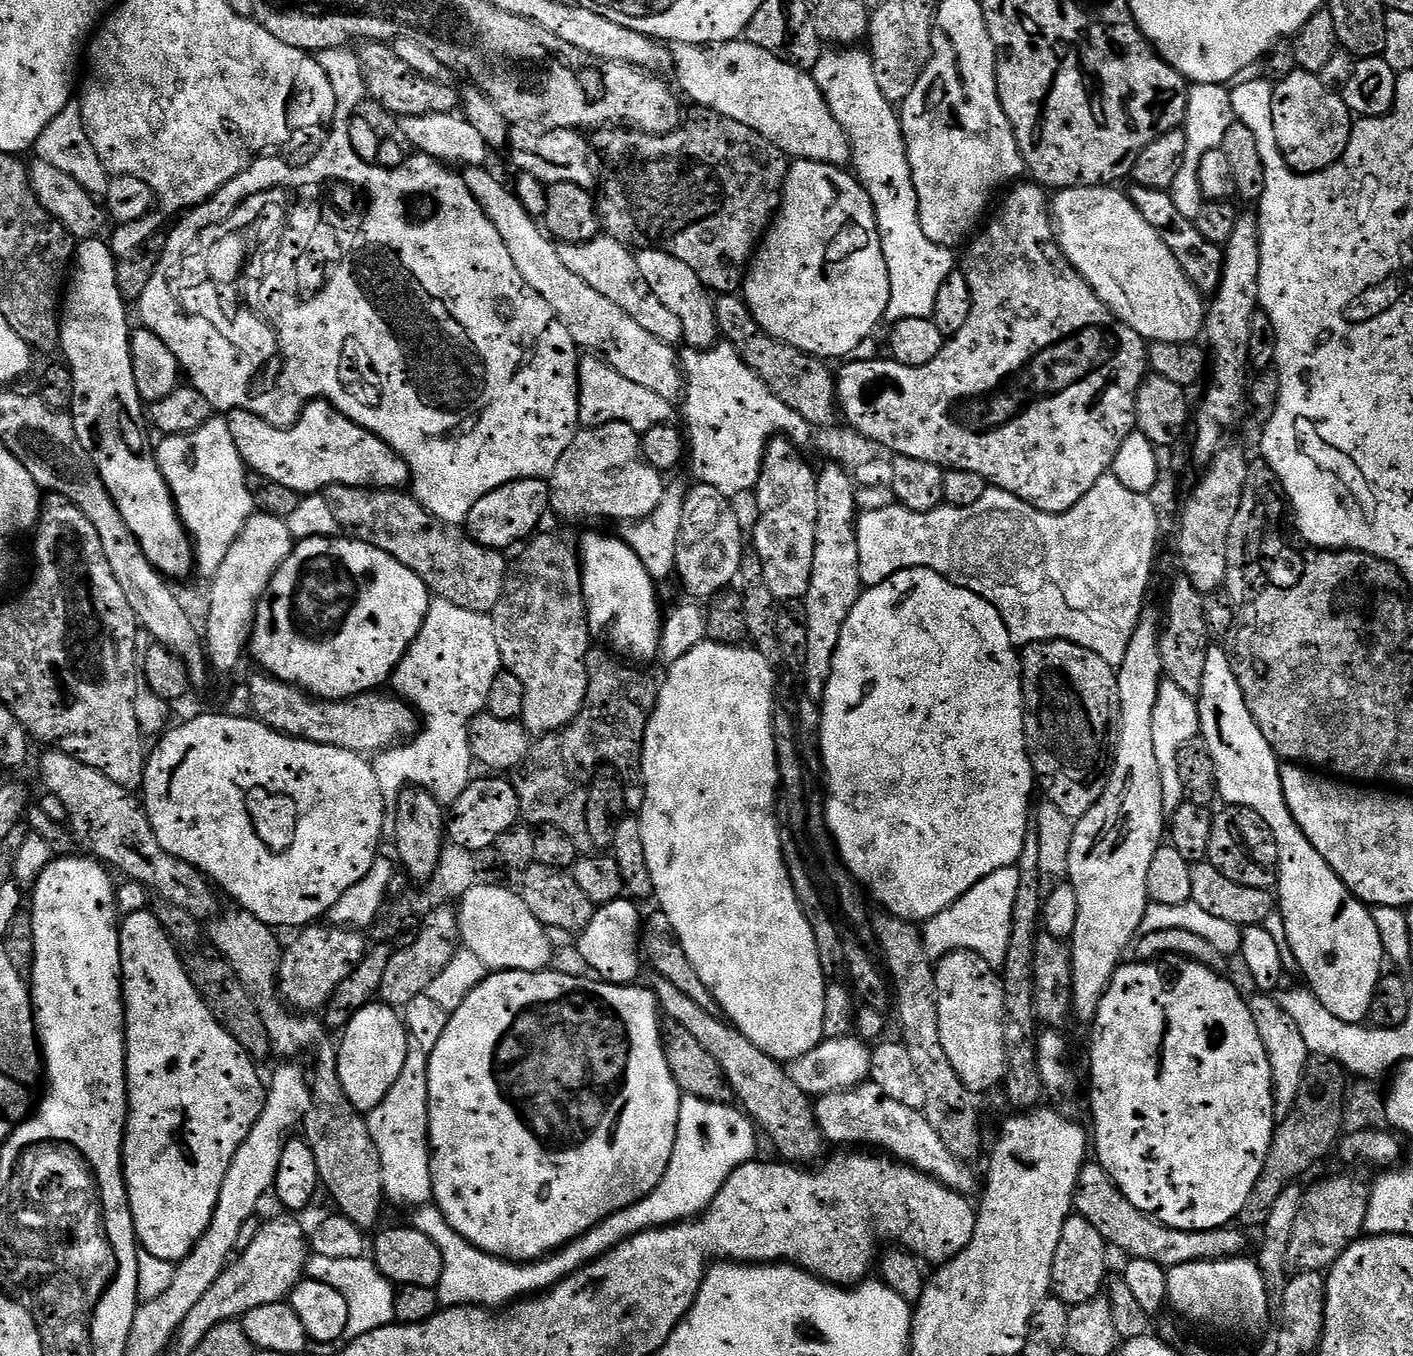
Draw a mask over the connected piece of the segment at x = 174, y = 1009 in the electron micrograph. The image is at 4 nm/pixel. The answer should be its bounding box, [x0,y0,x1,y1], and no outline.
[119,911,266,1262]

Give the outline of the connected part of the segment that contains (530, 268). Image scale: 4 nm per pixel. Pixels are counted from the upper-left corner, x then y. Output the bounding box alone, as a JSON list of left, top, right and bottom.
[462,166,685,401]

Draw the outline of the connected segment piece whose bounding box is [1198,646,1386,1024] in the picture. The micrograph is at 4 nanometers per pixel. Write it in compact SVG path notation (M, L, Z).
M1220 646L1209 647L1206 658L1206 670L1202 678L1202 686L1198 697L1200 710L1200 736L1208 747L1207 759L1216 772L1216 791L1225 805L1237 808L1248 808L1270 830L1272 840L1280 855L1278 865L1278 911L1285 923L1285 936L1295 960L1295 967L1305 976L1307 987L1334 1014L1334 1018L1342 1018L1347 1024L1364 1024L1368 1020L1370 1002L1376 993L1376 987L1382 975L1380 967L1386 964L1382 938L1378 928L1374 926L1372 913L1364 901L1356 899L1336 876L1336 871L1328 865L1310 846L1306 834L1294 822L1290 810L1286 806L1286 798L1280 781L1280 764L1272 753L1272 747L1262 738L1262 730L1254 722L1246 702L1242 698L1242 690L1234 678L1232 661L1229 653Z

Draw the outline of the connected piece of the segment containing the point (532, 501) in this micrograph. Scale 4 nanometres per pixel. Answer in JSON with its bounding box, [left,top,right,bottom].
[464,479,549,551]

